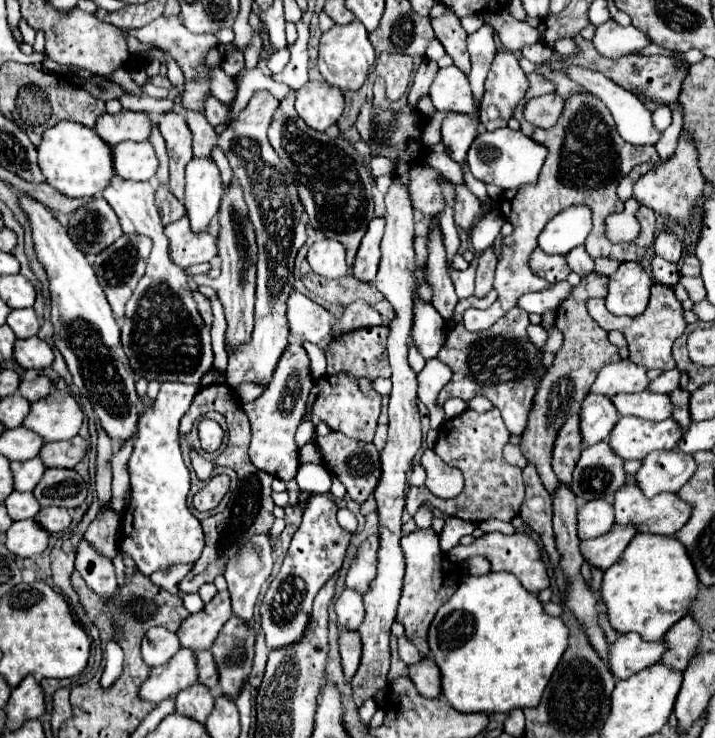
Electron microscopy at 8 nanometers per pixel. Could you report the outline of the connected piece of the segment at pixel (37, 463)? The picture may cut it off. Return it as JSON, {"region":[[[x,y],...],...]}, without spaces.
{"region":[[[31,458],[25,462],[11,462],[13,472],[13,486],[17,492],[31,492],[39,478],[45,472],[45,466],[39,458]]]}

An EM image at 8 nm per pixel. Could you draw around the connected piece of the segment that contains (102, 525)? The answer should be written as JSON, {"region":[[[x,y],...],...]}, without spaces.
{"region":[[[103,506],[99,516],[89,524],[85,540],[91,542],[103,556],[115,558],[119,548],[119,514],[111,506]]]}

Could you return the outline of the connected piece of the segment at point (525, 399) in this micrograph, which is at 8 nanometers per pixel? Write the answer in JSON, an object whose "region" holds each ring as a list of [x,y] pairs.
{"region":[[[469,296],[465,300],[459,300],[459,306],[455,310],[457,324],[449,328],[447,340],[437,354],[437,358],[445,362],[453,372],[453,378],[449,380],[449,384],[445,384],[445,388],[439,394],[439,404],[443,404],[447,398],[453,396],[463,400],[485,396],[501,412],[507,430],[511,434],[521,436],[527,426],[527,416],[533,404],[539,378],[545,374],[541,370],[541,358],[543,358],[541,350],[527,340],[527,326],[529,326],[527,312],[519,308],[511,308],[509,314],[499,318],[489,330],[467,332],[463,326],[463,312],[471,306],[487,308],[487,298]]]}

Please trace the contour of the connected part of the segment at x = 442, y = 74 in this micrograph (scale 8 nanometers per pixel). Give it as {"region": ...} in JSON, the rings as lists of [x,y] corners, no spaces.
{"region":[[[455,66],[439,68],[429,88],[429,98],[433,102],[433,108],[439,112],[459,112],[459,114],[475,112],[469,80]]]}

